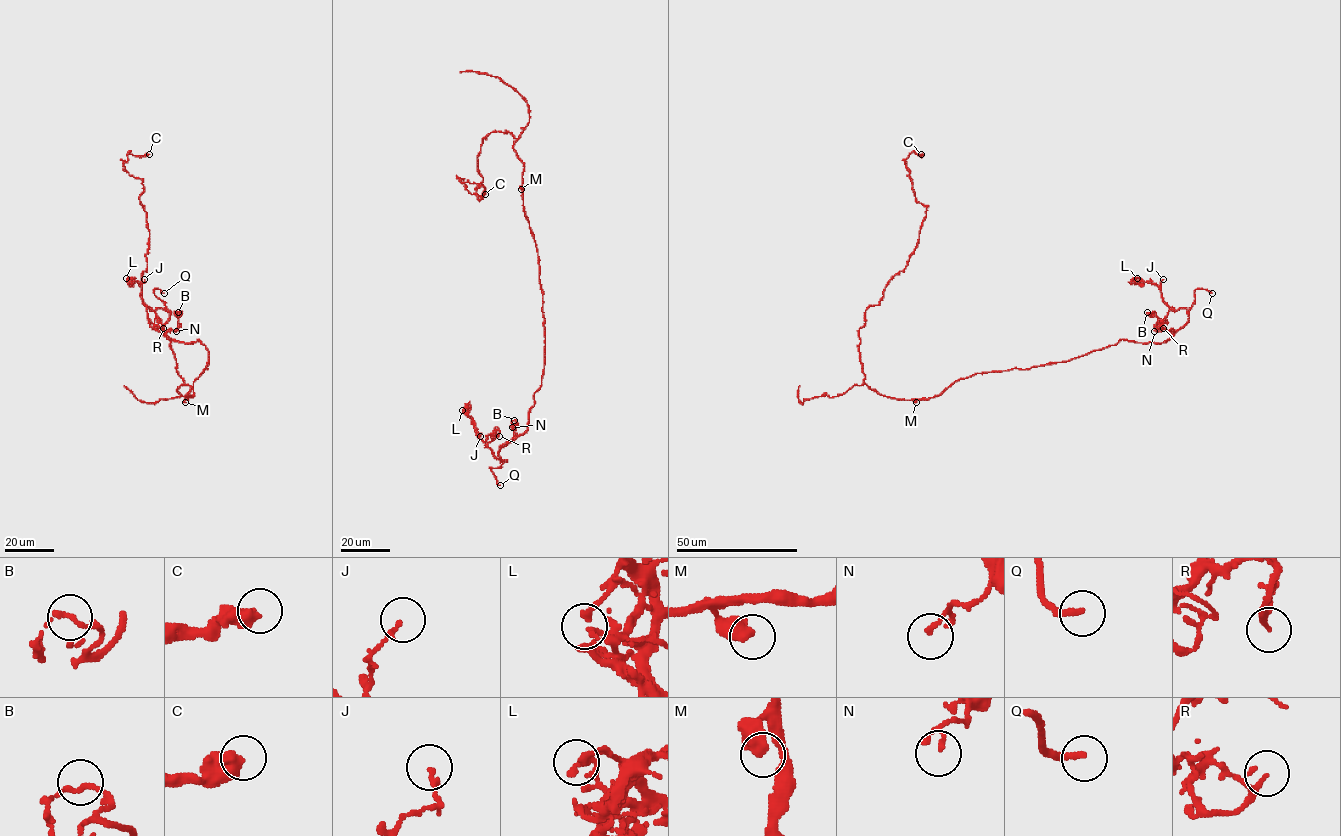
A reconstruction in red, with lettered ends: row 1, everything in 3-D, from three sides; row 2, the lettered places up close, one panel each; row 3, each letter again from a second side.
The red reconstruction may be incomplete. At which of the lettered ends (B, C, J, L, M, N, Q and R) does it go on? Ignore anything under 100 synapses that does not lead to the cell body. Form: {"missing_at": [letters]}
{"missing_at": ["Q"]}

